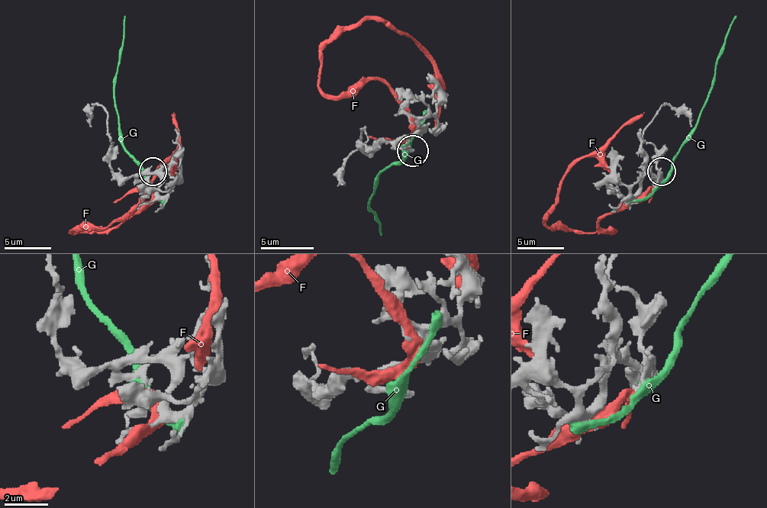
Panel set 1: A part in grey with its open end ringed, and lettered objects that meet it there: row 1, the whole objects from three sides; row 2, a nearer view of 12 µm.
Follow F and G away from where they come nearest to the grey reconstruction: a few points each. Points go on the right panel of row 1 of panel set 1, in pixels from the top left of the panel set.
F: (652, 187), (601, 220), (599, 226), (613, 231), (554, 229), (545, 222), (564, 175), (643, 112)
G: (655, 187), (664, 180), (671, 161), (707, 98), (716, 58), (736, 16)

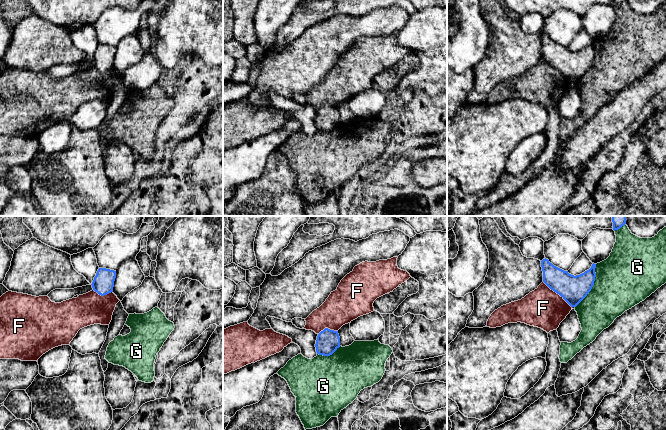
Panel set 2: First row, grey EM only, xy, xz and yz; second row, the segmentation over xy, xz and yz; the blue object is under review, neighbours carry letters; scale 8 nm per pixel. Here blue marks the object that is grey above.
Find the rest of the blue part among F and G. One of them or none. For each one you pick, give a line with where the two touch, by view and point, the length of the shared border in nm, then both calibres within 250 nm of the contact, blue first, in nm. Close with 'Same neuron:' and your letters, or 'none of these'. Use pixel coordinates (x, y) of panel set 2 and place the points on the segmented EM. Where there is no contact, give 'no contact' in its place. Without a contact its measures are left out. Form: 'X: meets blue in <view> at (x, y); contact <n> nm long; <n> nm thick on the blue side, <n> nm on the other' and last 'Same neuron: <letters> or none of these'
Same neuron: none of these

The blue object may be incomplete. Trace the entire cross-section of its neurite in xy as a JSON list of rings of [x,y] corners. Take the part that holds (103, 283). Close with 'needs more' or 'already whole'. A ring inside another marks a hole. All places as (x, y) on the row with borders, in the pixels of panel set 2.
[[[99,268],[91,284],[92,288],[101,296],[107,295],[113,292],[115,278],[116,271]]]; already whole

